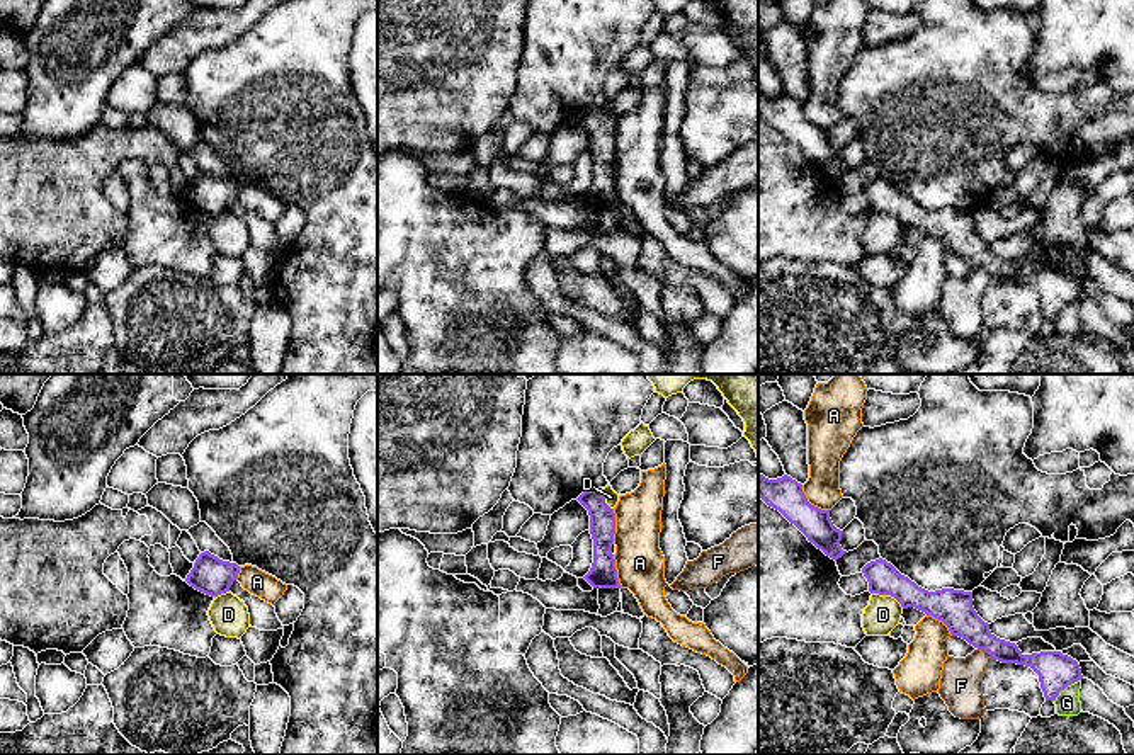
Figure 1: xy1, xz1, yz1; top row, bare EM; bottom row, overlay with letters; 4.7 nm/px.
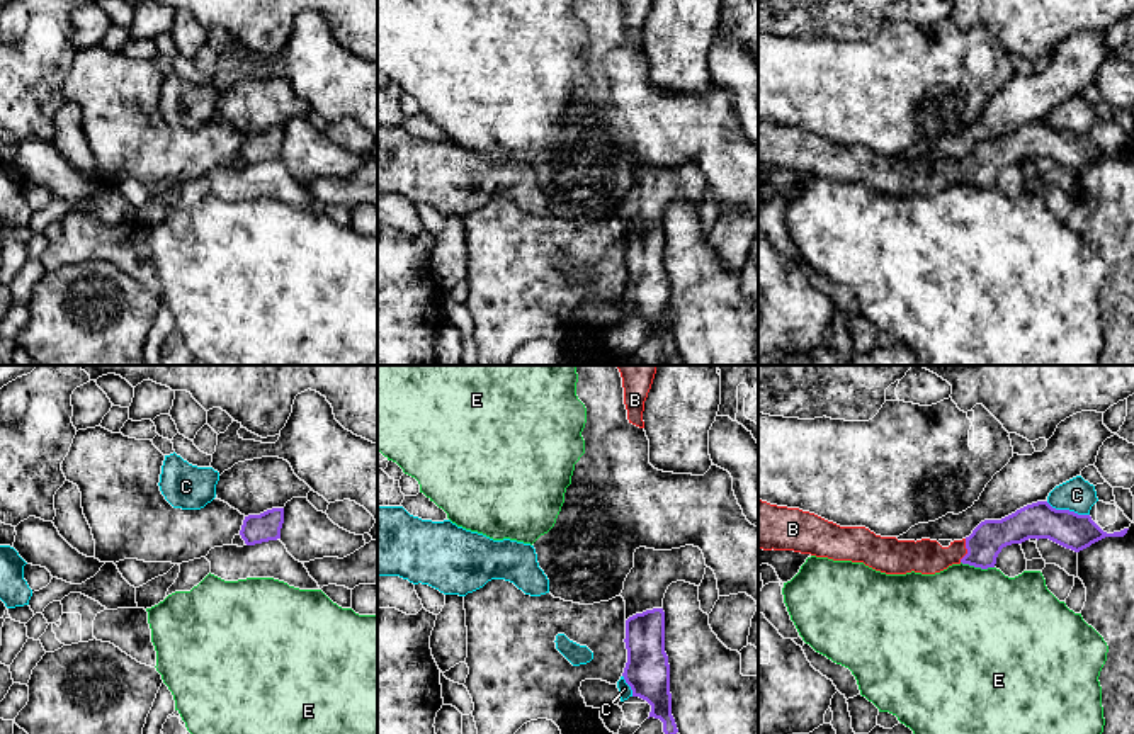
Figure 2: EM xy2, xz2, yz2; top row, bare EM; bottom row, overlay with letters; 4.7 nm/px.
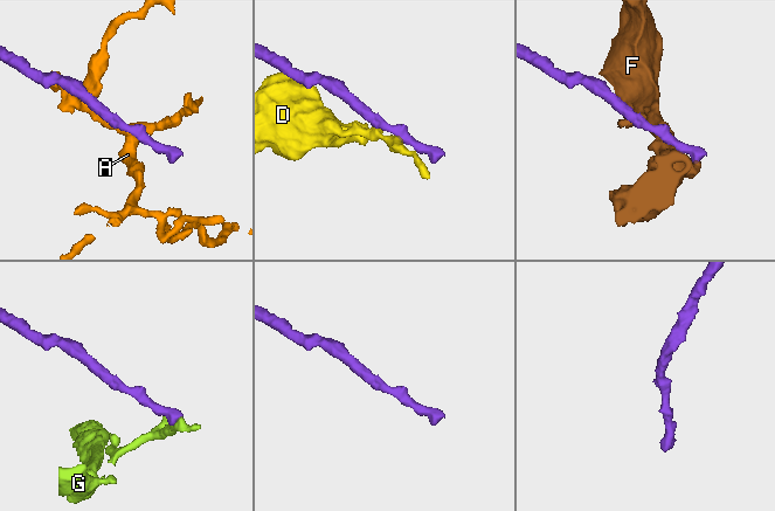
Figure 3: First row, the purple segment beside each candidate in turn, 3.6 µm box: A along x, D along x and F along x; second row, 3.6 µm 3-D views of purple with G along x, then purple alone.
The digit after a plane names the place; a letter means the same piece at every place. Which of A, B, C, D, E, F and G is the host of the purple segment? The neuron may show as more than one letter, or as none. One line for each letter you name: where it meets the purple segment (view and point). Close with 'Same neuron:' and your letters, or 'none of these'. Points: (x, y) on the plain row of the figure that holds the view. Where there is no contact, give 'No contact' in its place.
B: Touches purple at yz2 (968, 170)
Same neuron: B

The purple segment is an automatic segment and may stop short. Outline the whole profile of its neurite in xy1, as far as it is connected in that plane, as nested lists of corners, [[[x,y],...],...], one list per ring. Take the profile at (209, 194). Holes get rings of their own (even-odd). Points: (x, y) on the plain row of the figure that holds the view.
[[[204,170],[196,179],[185,201],[206,214],[218,216],[230,211],[238,192],[240,185],[236,182],[223,180],[209,170]]]

